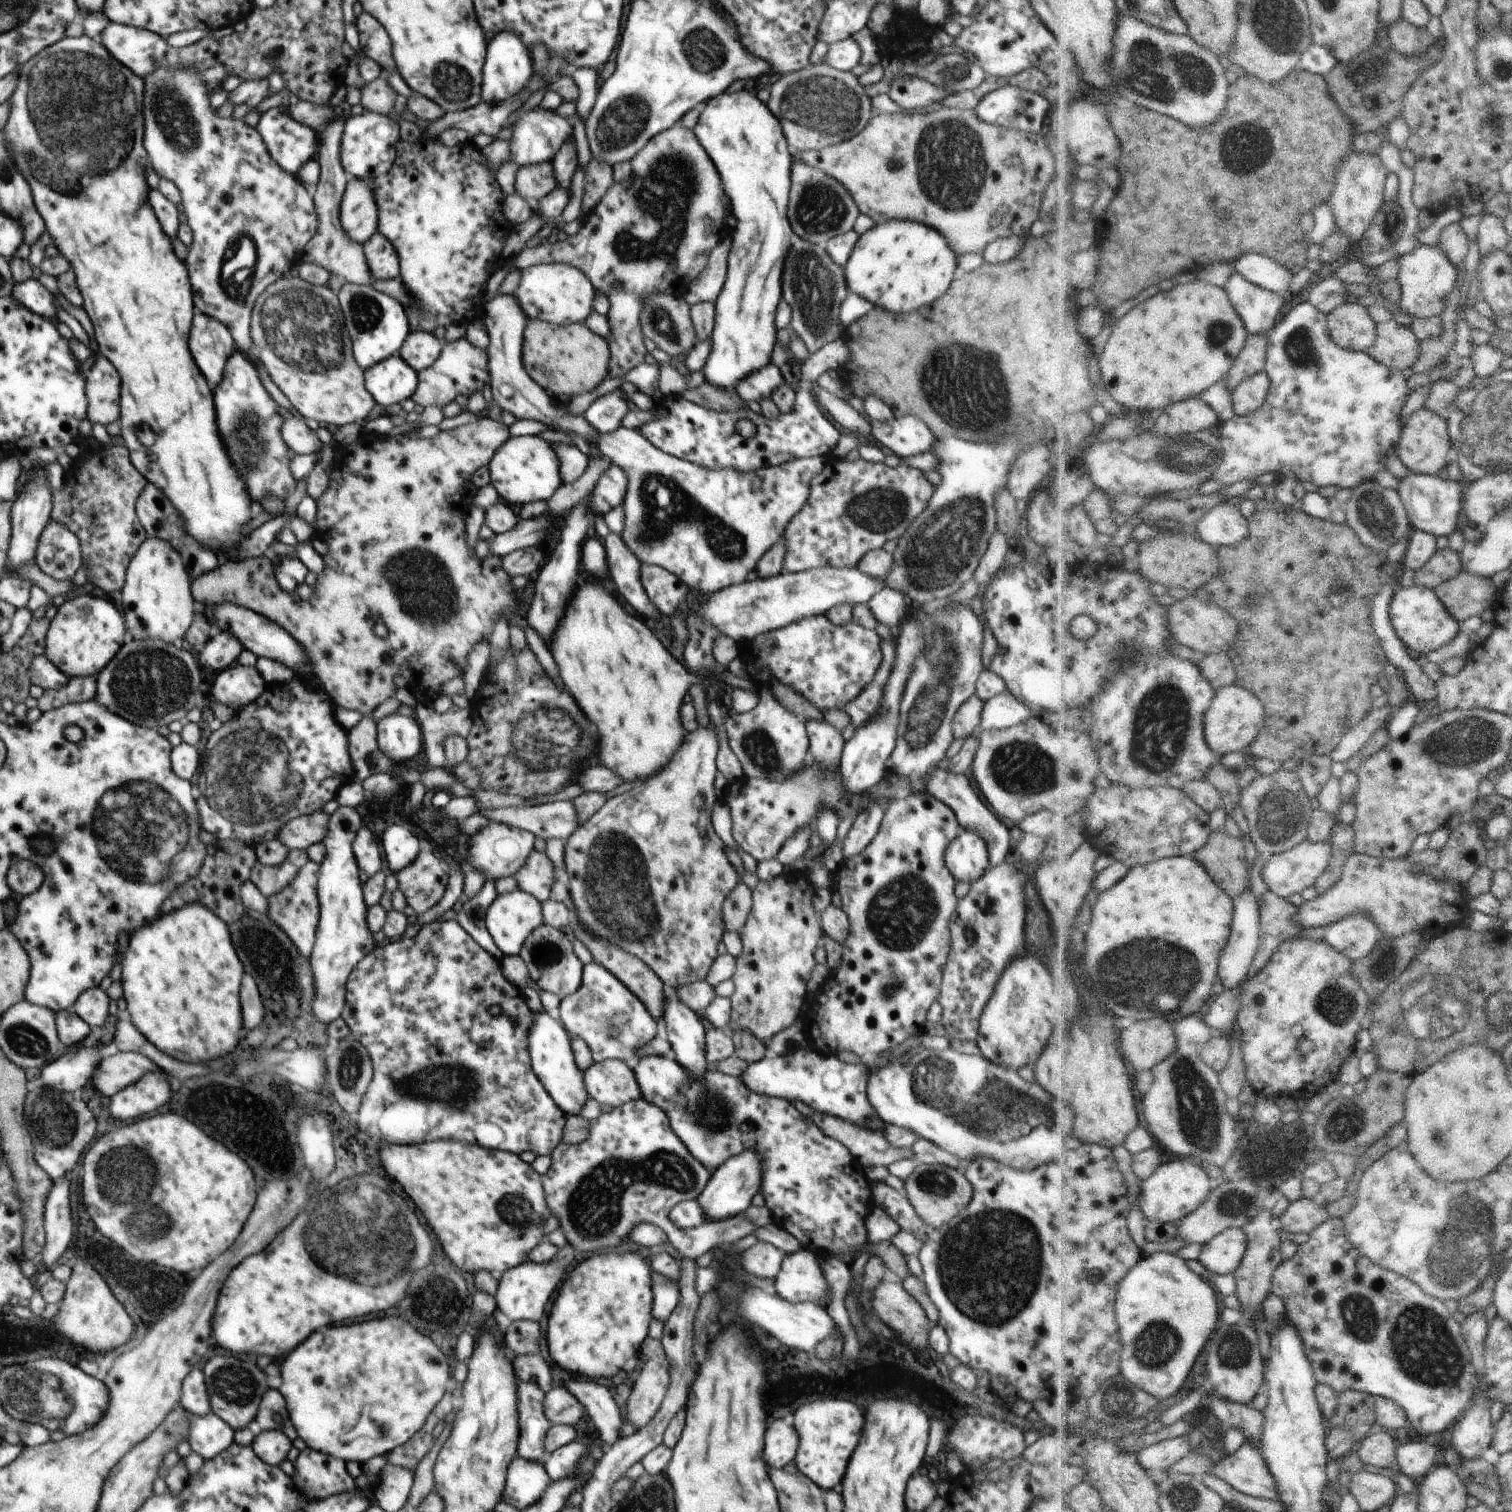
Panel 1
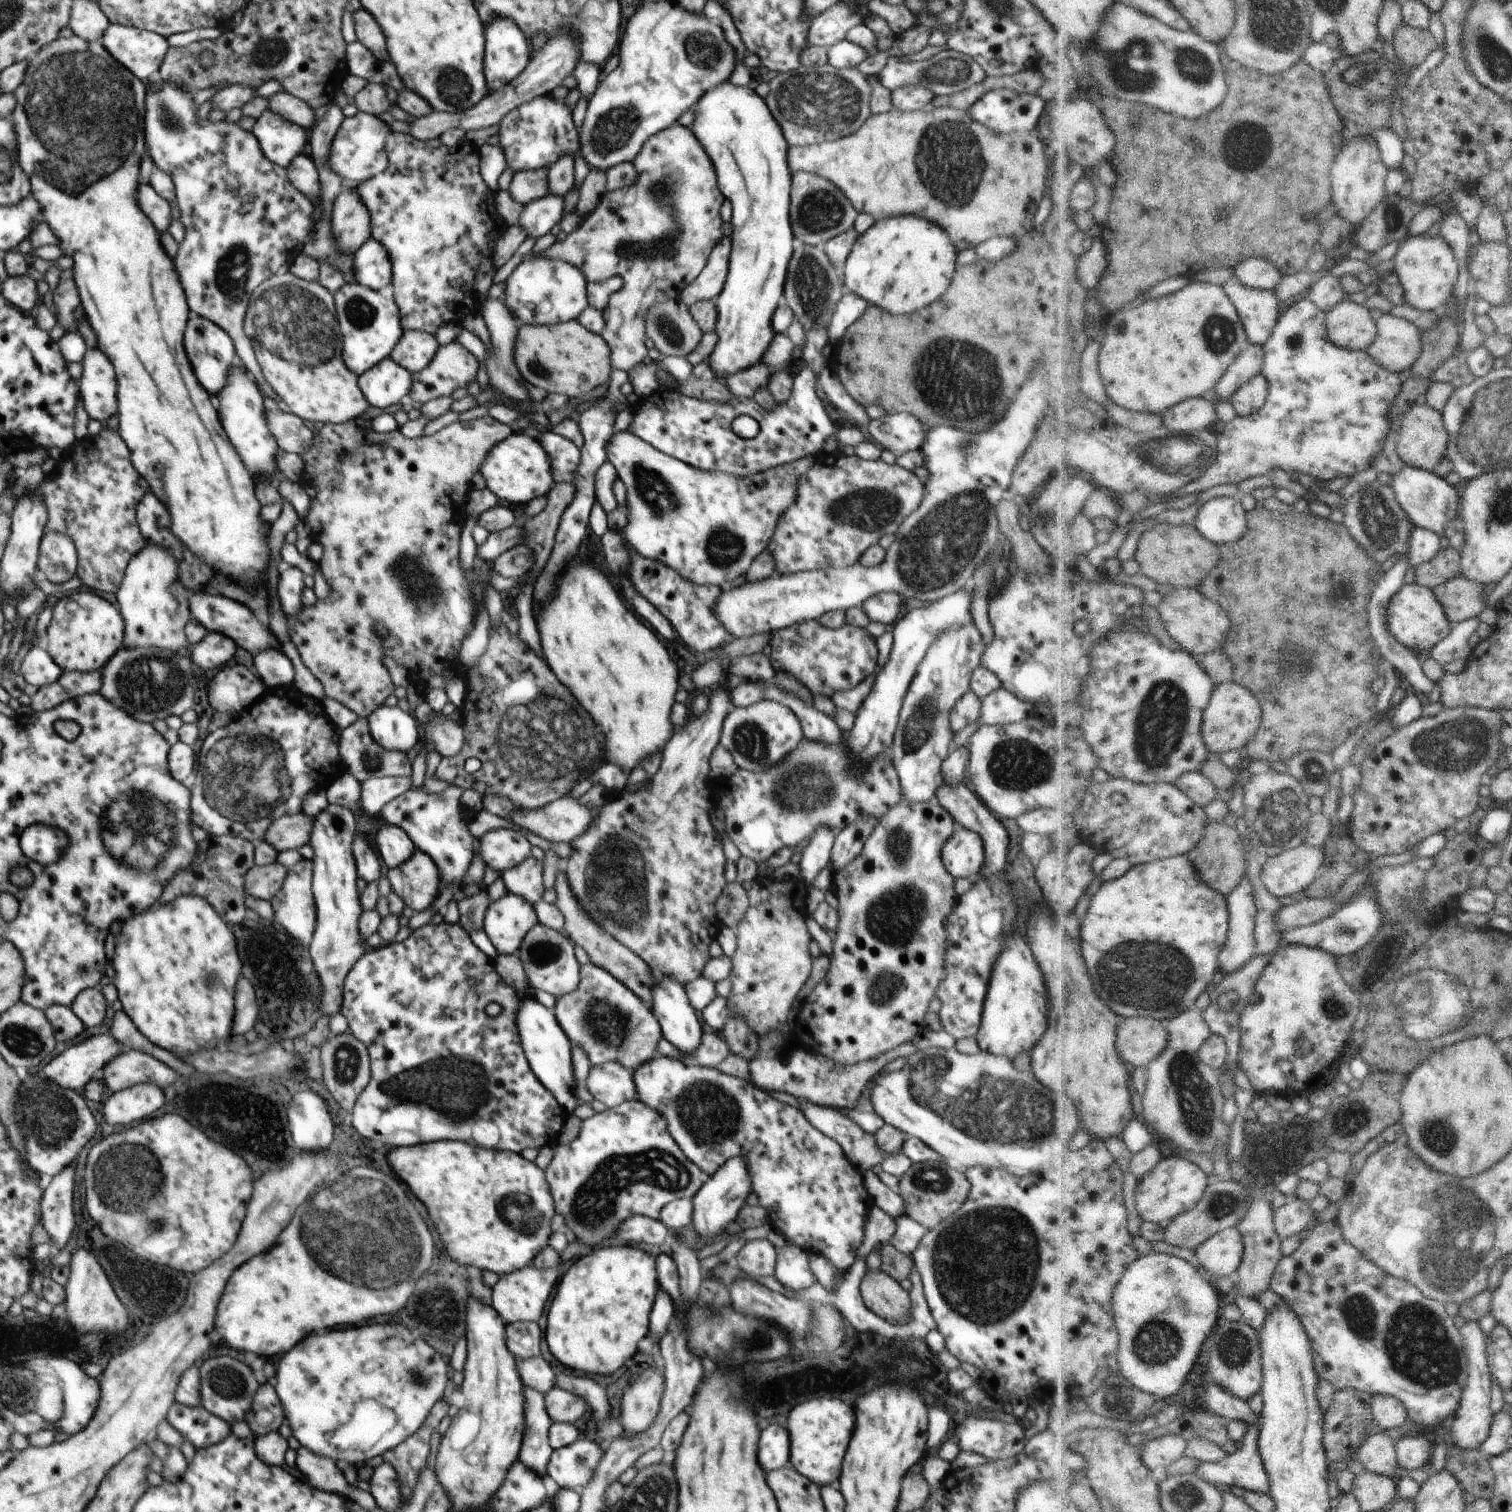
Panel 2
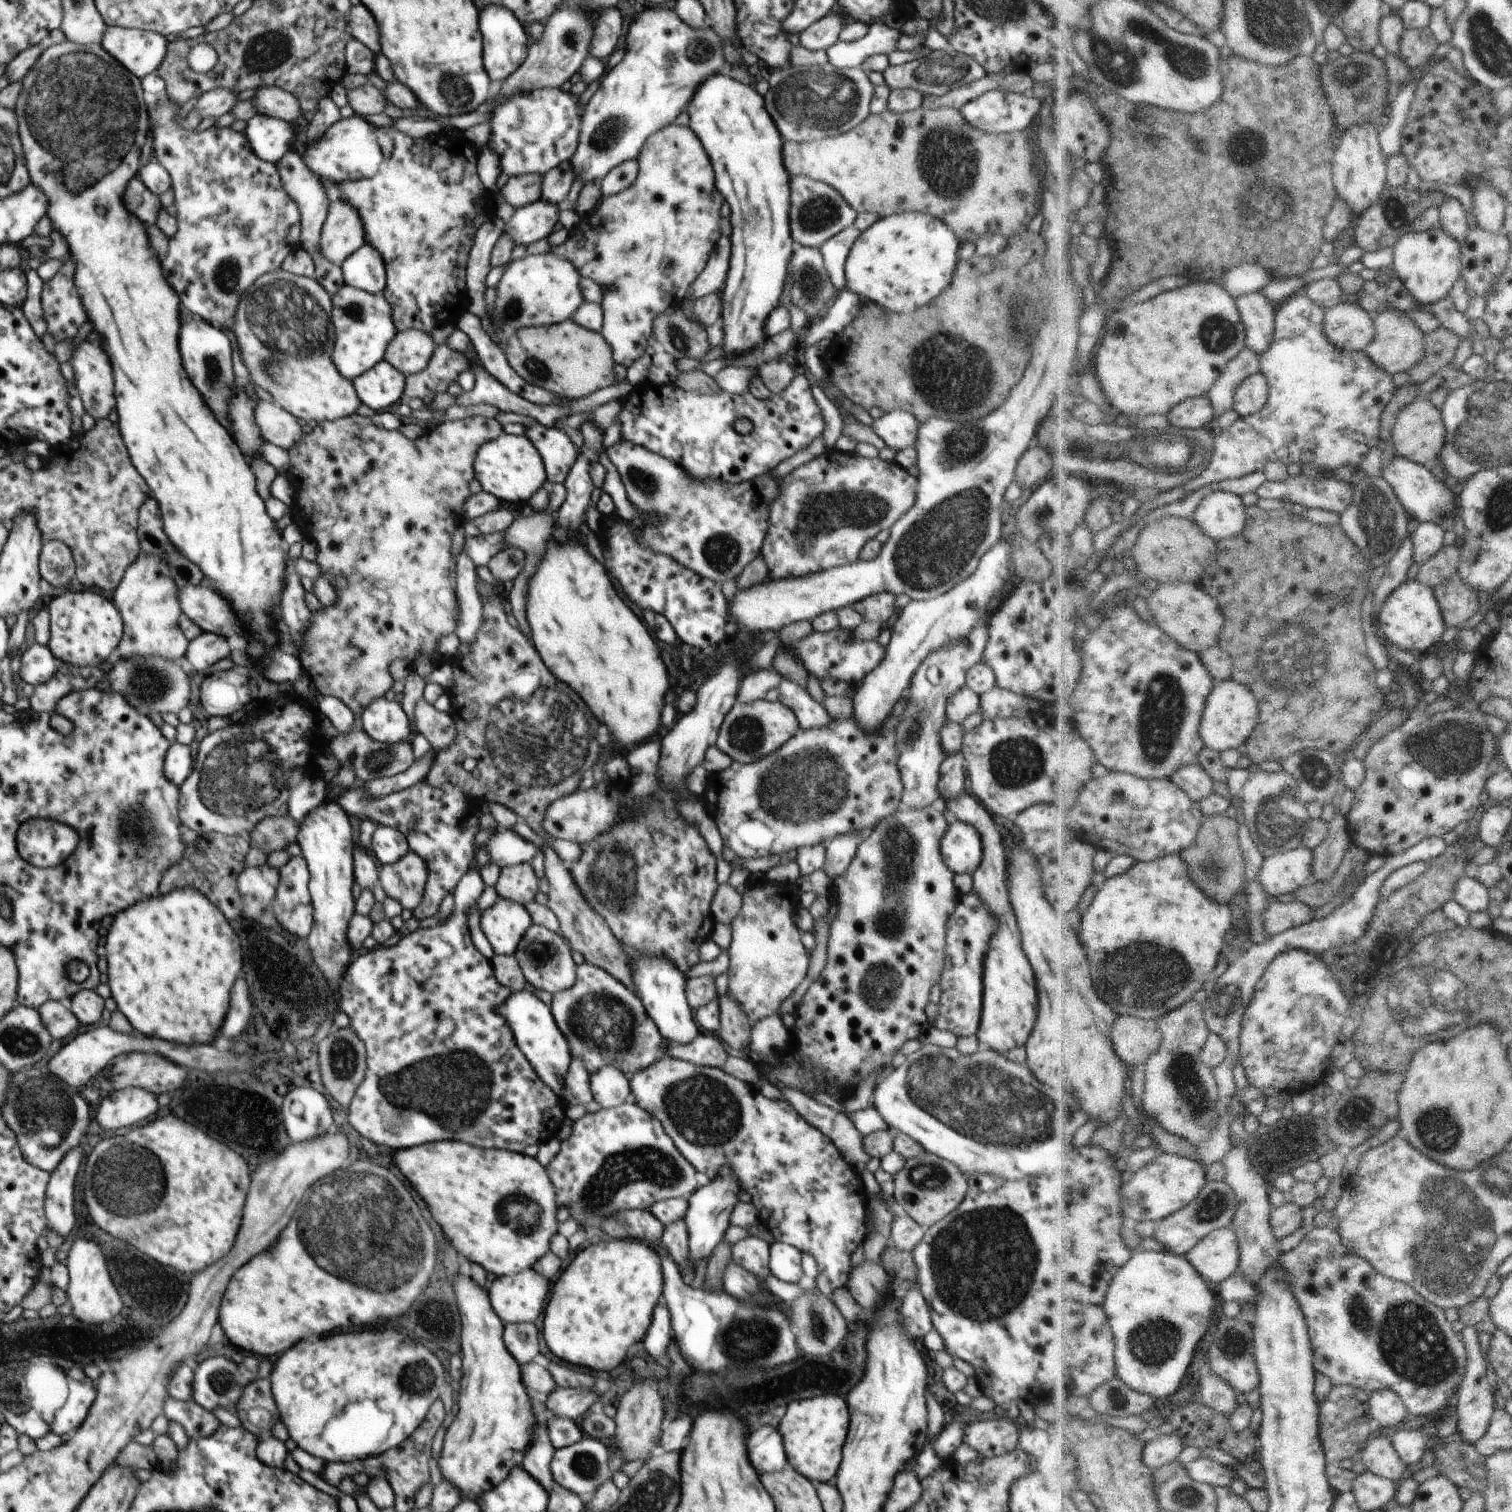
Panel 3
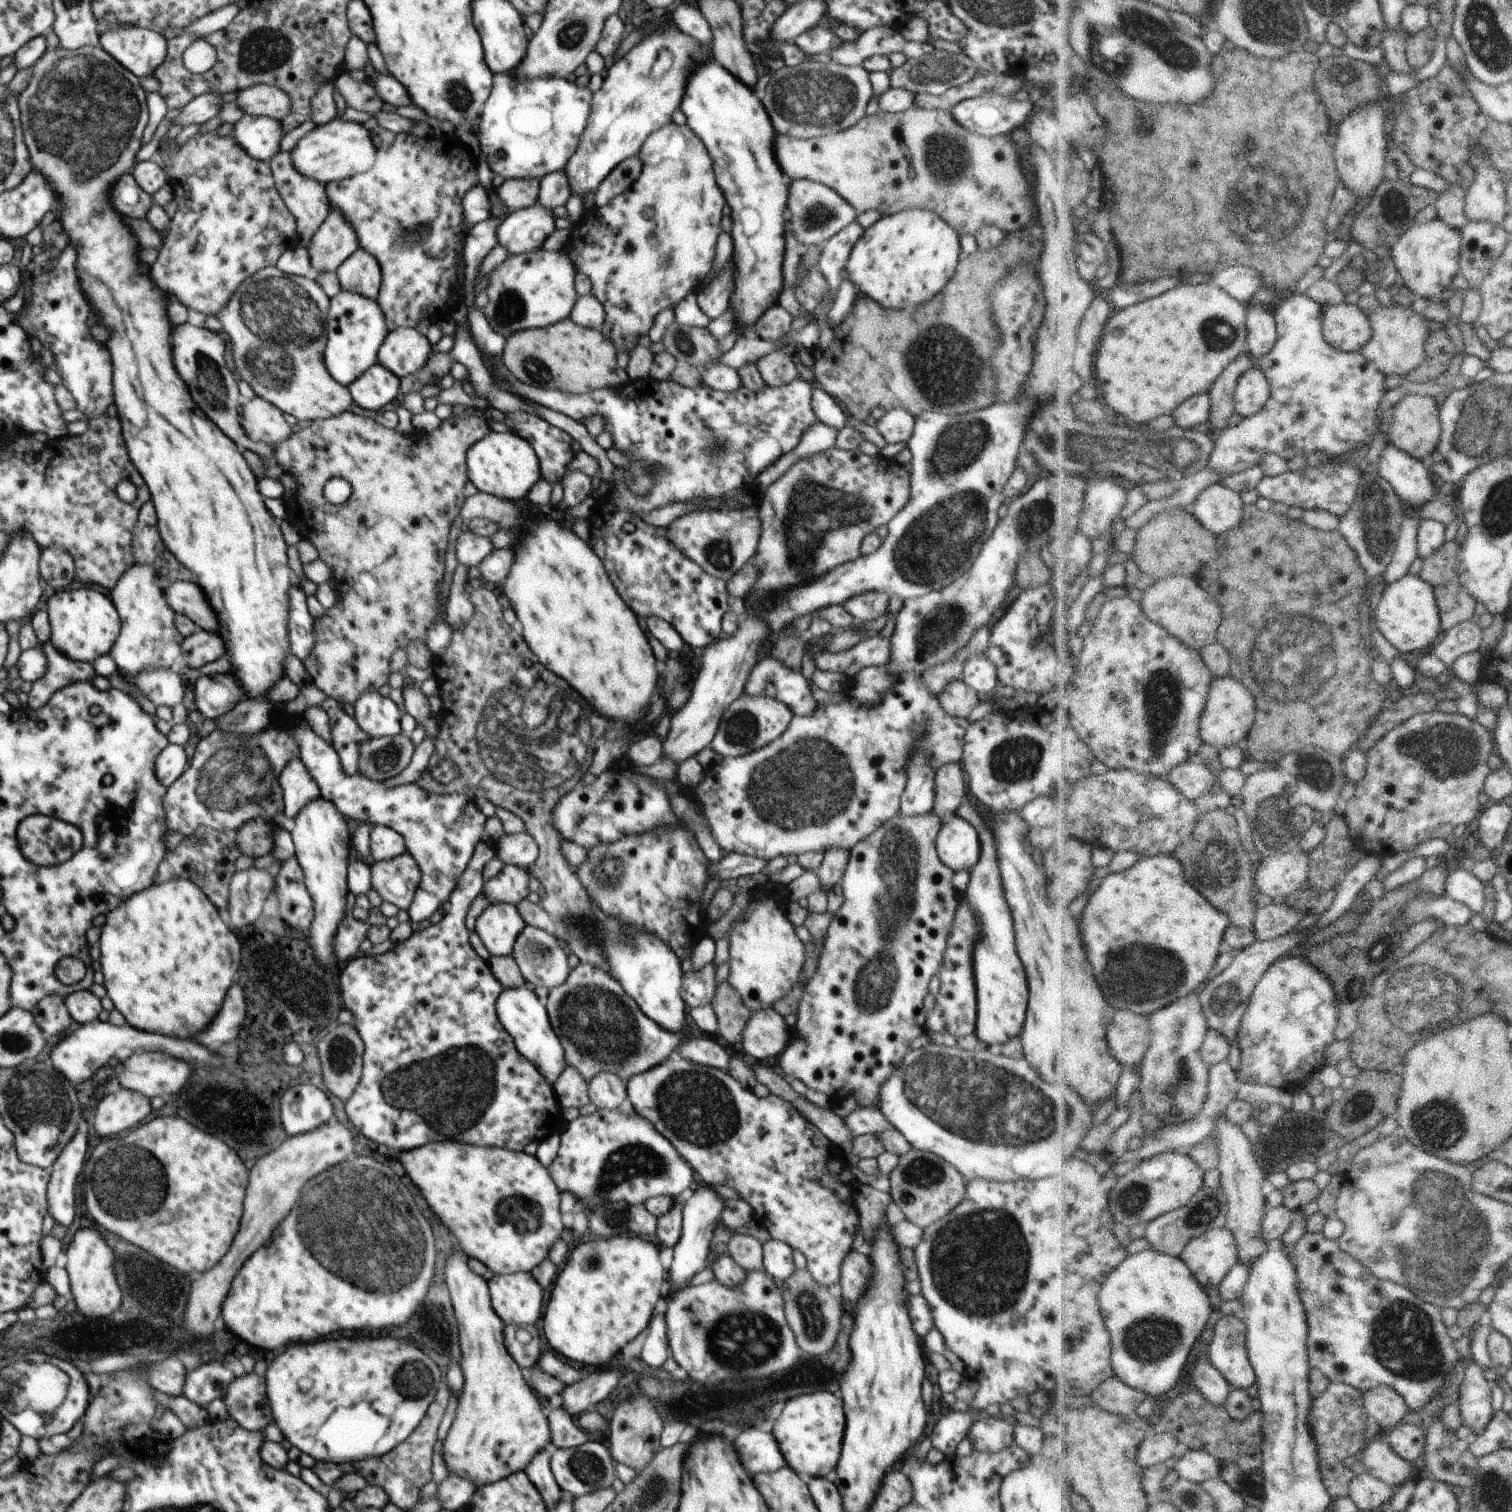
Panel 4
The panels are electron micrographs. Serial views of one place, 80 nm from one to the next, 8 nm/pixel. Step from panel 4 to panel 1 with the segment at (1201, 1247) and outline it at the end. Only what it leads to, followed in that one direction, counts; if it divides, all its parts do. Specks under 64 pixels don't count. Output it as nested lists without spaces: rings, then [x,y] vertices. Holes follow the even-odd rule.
[[[1232,1227],[1205,1244],[1198,1259],[1212,1272],[1231,1275],[1243,1266],[1249,1248],[1248,1233],[1243,1228]]]

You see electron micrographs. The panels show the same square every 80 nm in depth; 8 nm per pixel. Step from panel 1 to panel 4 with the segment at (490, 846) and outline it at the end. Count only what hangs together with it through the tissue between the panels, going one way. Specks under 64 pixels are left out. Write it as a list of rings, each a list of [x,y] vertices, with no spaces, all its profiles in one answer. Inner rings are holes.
[[[526,830],[504,834],[494,842],[495,856],[505,865],[516,865],[528,869],[538,858],[539,846]]]

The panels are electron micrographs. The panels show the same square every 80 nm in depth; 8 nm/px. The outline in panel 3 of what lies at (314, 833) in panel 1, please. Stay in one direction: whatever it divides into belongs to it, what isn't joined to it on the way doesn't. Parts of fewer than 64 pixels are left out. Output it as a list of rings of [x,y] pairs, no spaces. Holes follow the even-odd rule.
[[[290,815],[264,818],[253,828],[250,844],[268,855],[275,850],[286,849],[289,844],[297,842],[300,825]]]

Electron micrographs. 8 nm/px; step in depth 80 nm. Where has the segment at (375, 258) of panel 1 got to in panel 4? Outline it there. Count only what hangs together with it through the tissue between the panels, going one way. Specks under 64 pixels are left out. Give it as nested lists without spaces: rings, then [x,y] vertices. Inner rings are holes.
[[[359,246],[335,271],[342,290],[357,292],[371,299],[376,299],[379,295],[382,282],[381,268],[376,257],[366,249]]]

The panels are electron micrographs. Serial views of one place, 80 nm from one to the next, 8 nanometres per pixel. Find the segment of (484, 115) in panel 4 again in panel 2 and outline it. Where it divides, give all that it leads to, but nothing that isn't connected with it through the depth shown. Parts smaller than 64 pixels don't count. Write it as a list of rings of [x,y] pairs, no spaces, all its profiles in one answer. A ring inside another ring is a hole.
[[[549,95],[536,97],[530,102],[515,108],[500,121],[500,126],[499,142],[504,150],[507,166],[512,168],[514,172],[541,168],[548,169],[563,154],[574,156],[580,144],[579,132],[573,121],[573,111],[565,106],[564,100],[556,101]]]

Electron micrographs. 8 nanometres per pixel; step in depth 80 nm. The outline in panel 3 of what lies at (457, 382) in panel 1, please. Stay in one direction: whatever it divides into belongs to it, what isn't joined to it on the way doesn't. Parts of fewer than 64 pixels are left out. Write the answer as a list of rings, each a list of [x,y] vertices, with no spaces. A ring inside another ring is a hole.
[[[447,344],[437,345],[432,358],[422,372],[406,377],[405,392],[410,398],[426,398],[447,392],[451,382],[456,382],[464,370],[471,372],[464,353],[451,349]]]

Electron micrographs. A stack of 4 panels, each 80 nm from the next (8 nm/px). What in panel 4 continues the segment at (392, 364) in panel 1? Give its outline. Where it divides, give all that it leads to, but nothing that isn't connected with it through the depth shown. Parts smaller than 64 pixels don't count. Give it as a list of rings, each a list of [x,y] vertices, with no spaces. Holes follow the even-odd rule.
[[[376,363],[349,384],[348,392],[358,406],[378,412],[384,409],[388,402],[396,399],[399,387],[398,376]]]

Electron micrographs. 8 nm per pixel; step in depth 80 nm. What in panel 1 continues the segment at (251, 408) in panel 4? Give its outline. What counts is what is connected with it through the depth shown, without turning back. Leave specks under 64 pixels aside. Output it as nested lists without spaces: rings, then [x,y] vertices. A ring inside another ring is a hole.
[[[285,413],[285,421],[280,429],[284,442],[296,455],[320,453],[323,443],[316,431],[306,425],[304,418],[296,413]]]

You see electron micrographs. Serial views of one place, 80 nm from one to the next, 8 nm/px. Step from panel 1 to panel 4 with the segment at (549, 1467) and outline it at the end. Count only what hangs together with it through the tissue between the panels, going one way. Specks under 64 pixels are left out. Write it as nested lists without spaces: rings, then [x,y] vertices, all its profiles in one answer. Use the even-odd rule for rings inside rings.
[[[594,1439],[578,1447],[552,1449],[550,1470],[562,1491],[571,1492],[573,1497],[585,1496],[602,1488],[610,1488],[617,1477],[615,1463],[605,1441]]]

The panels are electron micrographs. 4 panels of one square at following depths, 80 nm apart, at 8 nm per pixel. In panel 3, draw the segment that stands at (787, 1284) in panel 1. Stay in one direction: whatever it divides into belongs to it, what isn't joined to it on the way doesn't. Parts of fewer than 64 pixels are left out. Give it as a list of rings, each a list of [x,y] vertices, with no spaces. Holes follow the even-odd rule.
[[[775,1241],[770,1244],[769,1267],[771,1274],[784,1282],[800,1282],[802,1271],[802,1252],[795,1246]]]

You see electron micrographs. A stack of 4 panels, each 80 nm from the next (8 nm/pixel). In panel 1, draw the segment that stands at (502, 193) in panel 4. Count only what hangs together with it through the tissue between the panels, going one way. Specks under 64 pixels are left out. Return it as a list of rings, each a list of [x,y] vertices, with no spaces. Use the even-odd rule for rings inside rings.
[[[550,161],[520,167],[516,174],[516,194],[525,198],[530,206],[544,198],[558,186],[553,164]]]

